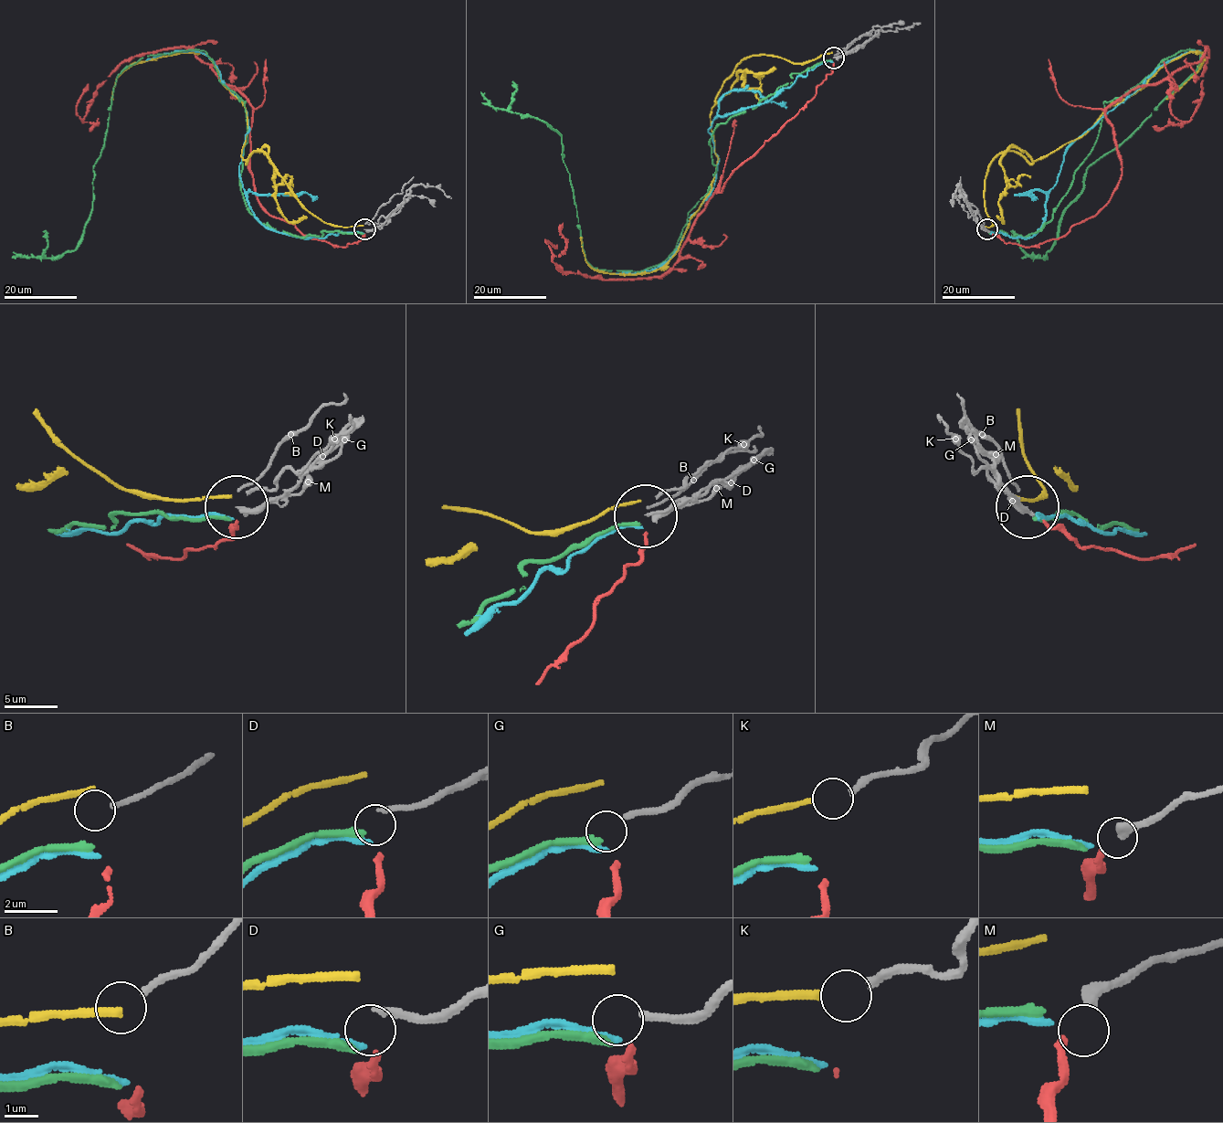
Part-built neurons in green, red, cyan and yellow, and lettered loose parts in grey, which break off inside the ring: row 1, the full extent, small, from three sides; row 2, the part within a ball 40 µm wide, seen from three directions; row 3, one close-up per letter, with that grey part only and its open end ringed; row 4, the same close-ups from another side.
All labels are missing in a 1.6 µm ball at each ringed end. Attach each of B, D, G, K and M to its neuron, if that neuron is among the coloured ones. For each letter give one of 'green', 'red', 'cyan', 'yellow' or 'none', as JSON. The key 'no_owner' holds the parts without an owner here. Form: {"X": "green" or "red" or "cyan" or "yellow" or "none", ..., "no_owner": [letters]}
{"B": "none", "D": "cyan", "G": "green", "K": "yellow", "M": "red", "no_owner": ["B"]}

